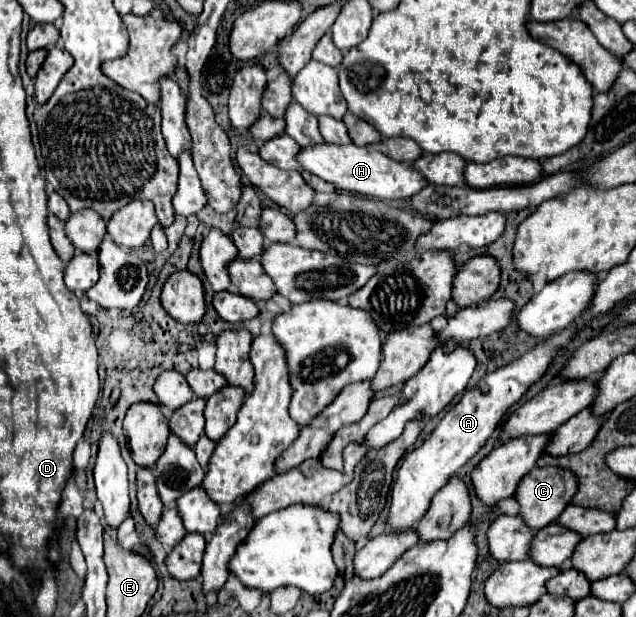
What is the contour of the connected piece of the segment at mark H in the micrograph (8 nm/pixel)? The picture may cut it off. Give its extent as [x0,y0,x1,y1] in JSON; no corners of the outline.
[298,143,426,199]

